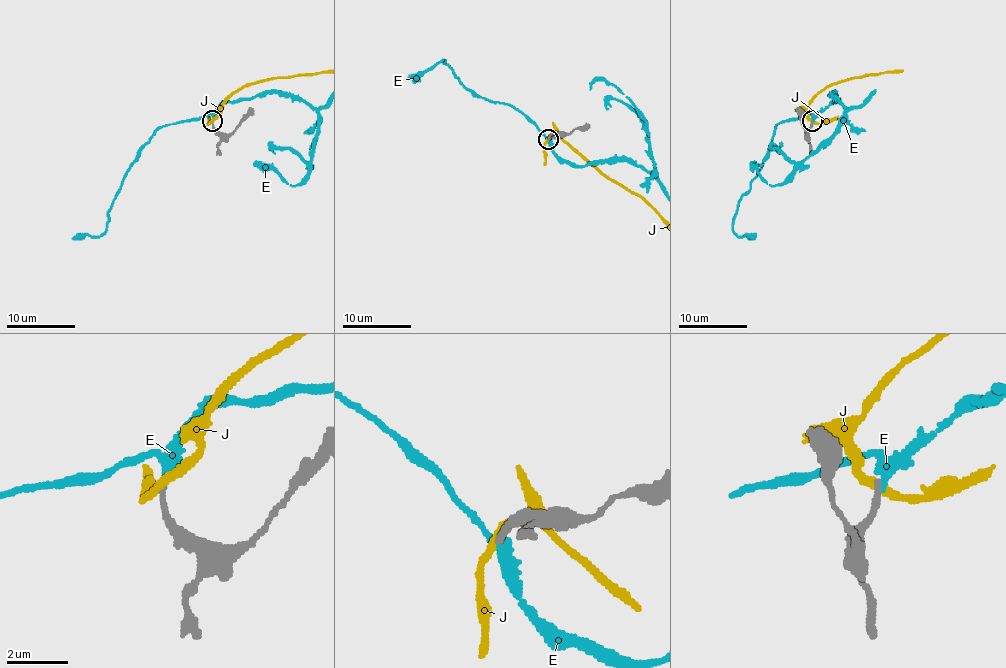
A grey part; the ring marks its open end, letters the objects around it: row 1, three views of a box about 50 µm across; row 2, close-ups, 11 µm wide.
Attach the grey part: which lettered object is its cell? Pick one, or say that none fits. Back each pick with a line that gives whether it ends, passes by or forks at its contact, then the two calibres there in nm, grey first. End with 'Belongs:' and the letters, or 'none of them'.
E: it passes by | 220/280 nm
Belongs: E

